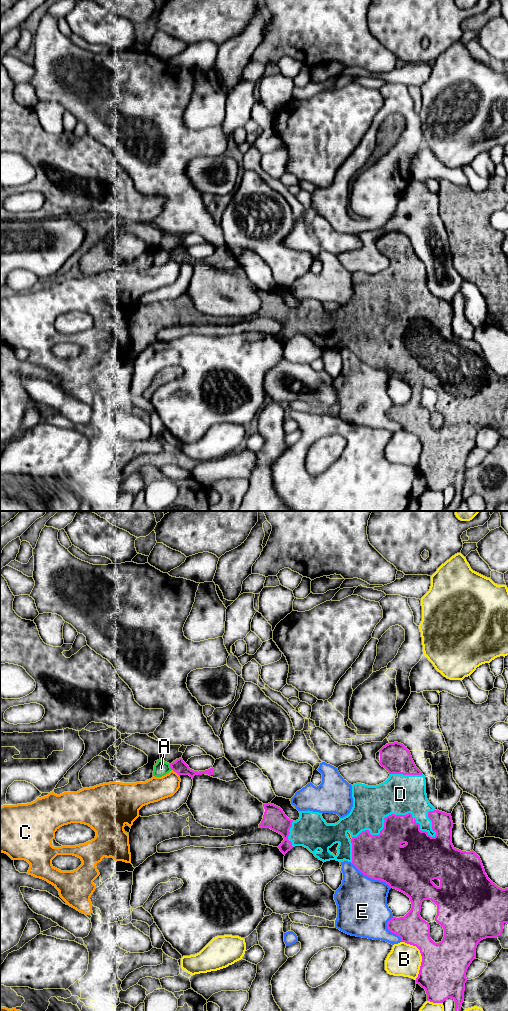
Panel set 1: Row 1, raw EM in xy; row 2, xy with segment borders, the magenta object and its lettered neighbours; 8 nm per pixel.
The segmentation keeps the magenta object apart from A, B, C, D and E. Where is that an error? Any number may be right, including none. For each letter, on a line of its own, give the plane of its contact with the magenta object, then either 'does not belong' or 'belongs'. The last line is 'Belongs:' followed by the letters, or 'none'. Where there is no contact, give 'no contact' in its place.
A: xy | does not belong
B: xy | does not belong
C: xy | does not belong
D: xy | belongs
E: xy | does not belong
Belongs: D

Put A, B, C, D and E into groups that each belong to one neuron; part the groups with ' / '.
A / B / C / D / E

